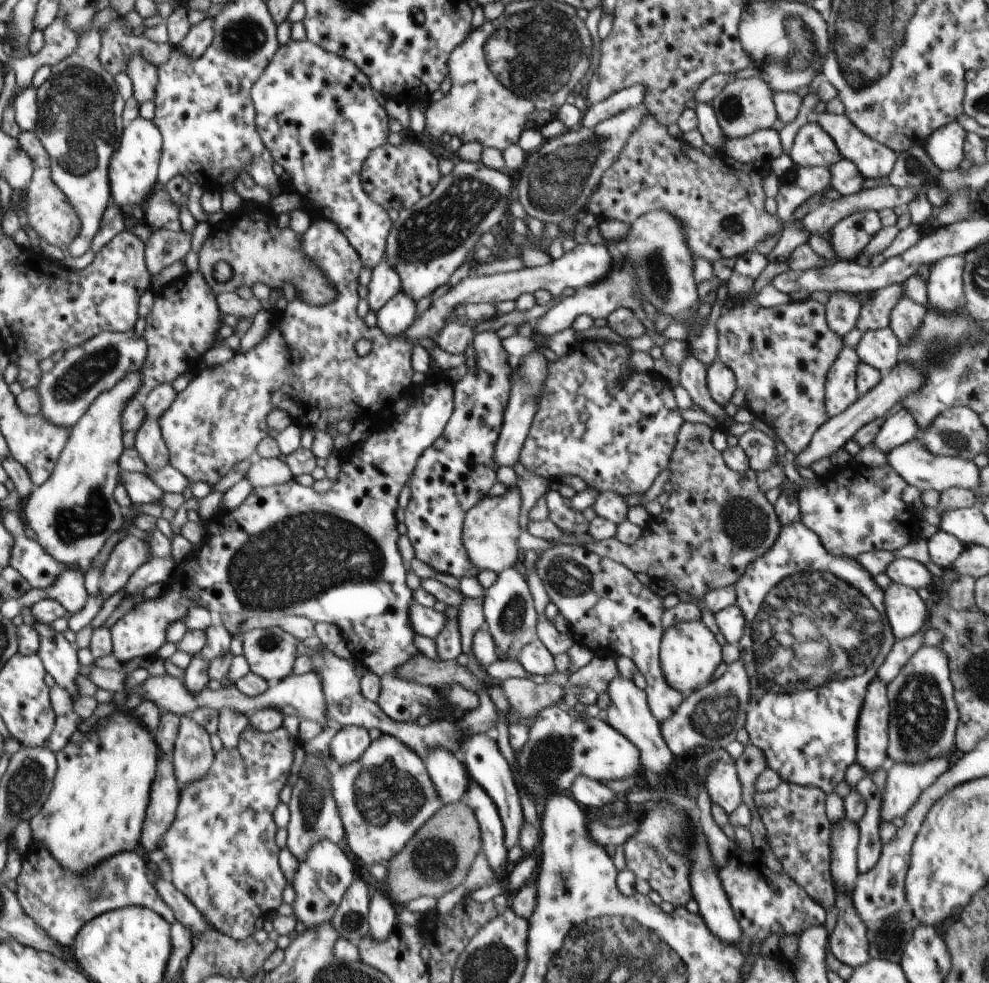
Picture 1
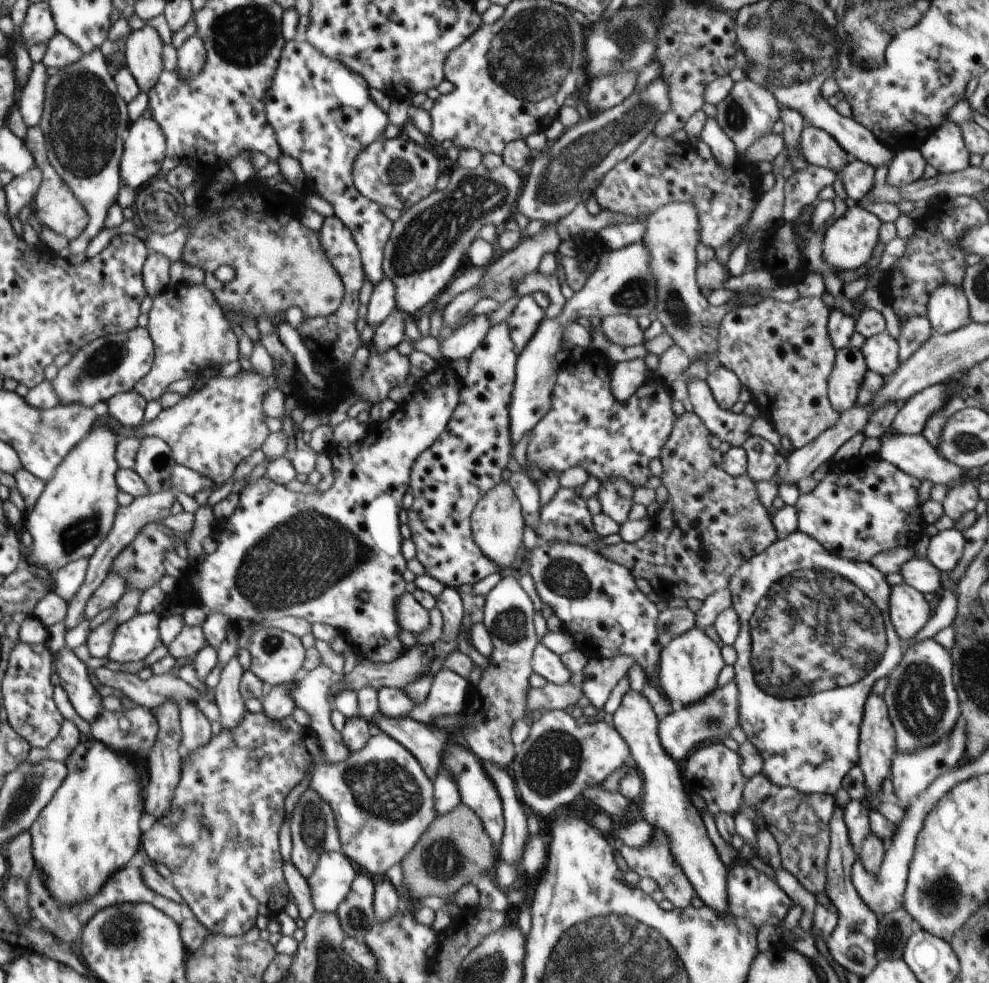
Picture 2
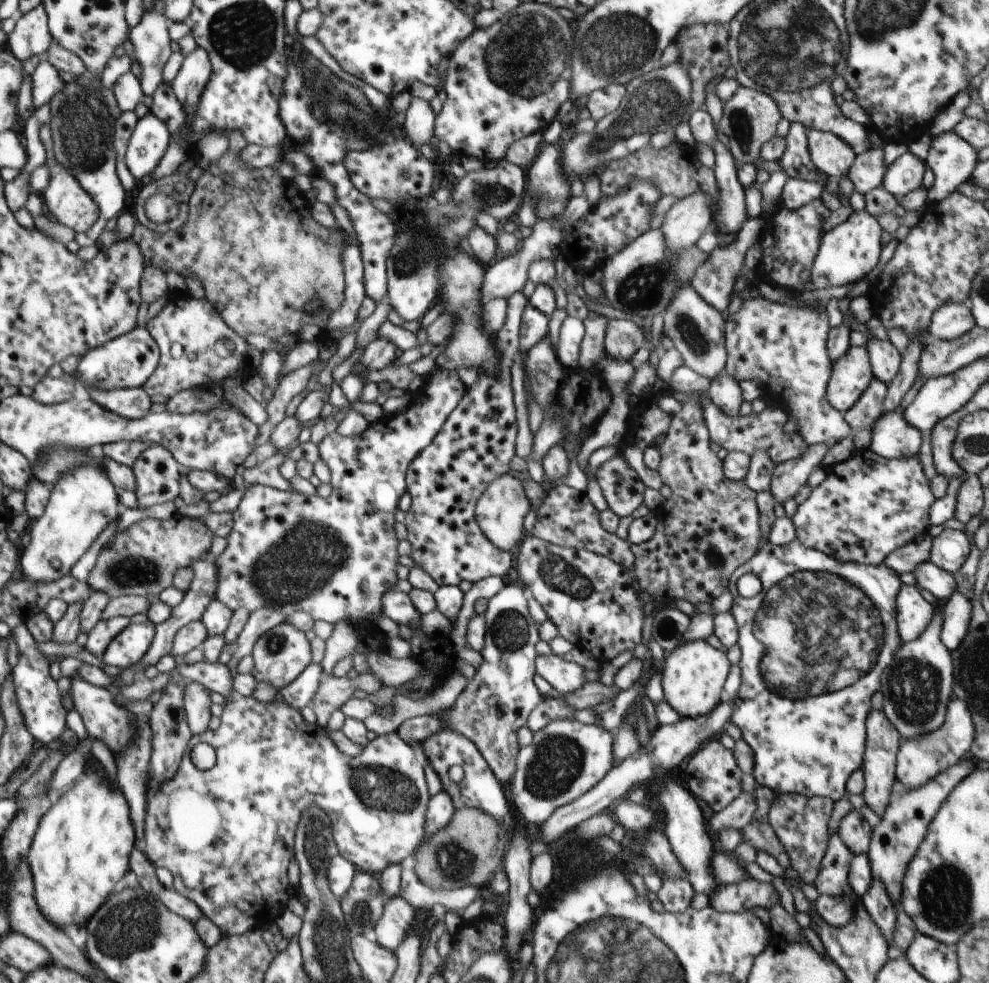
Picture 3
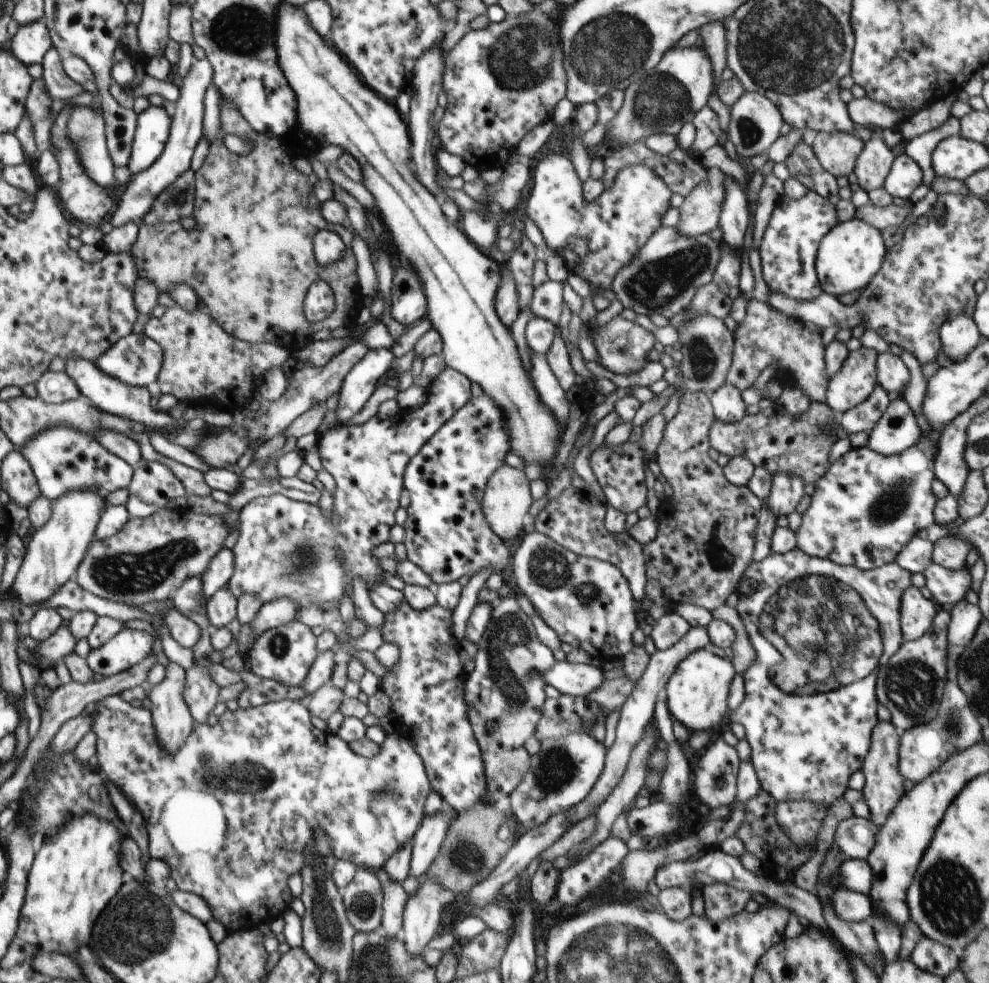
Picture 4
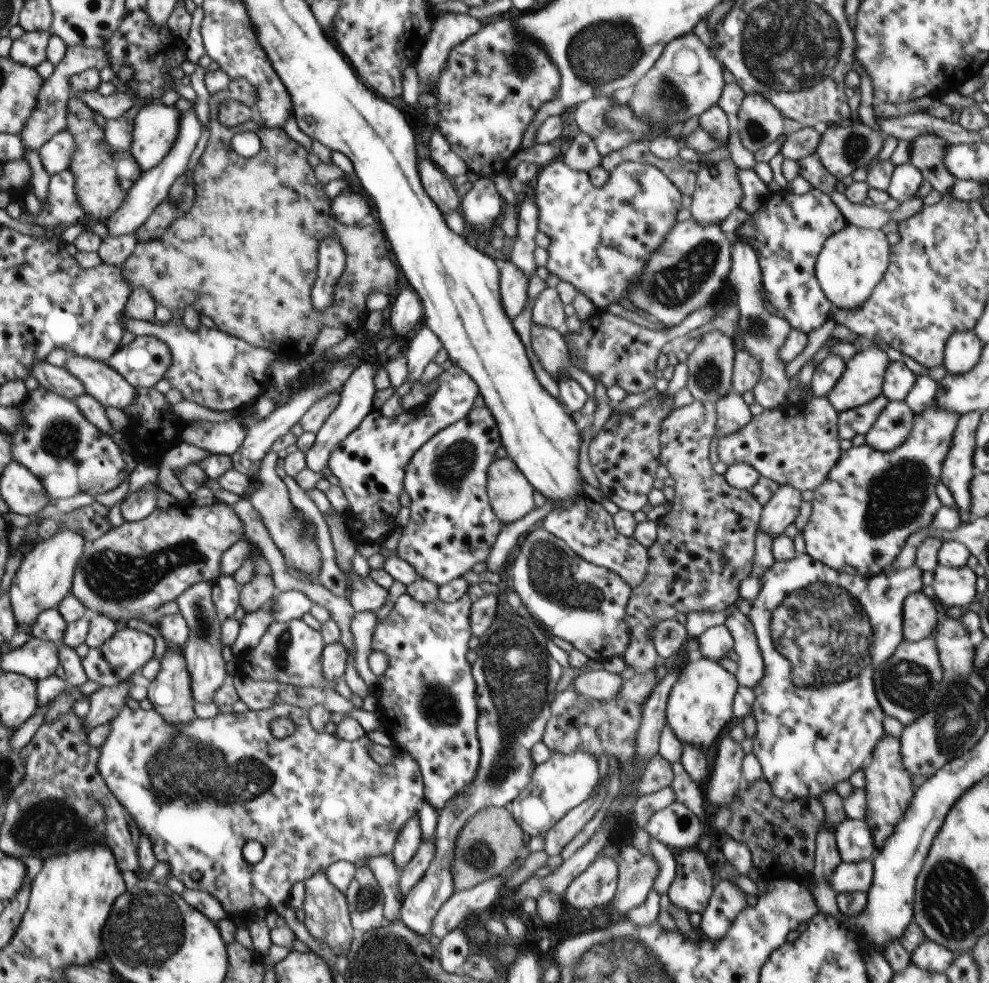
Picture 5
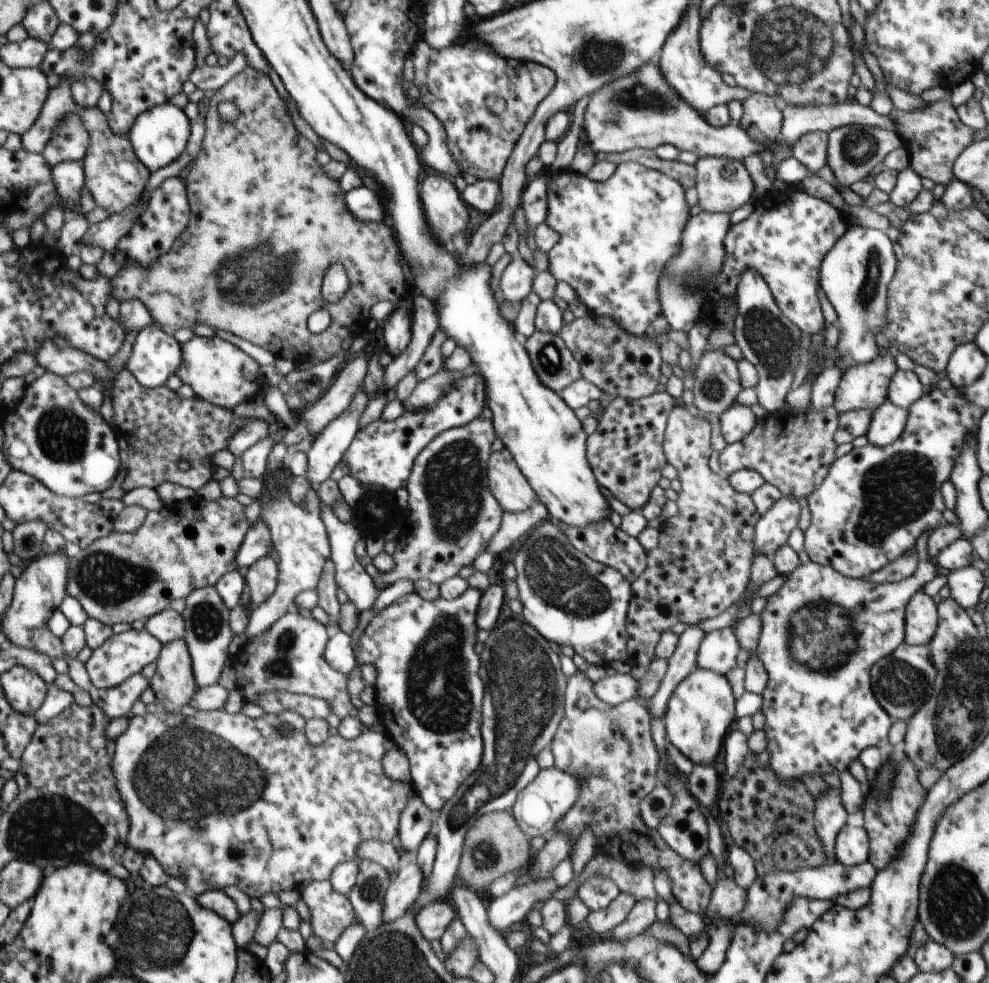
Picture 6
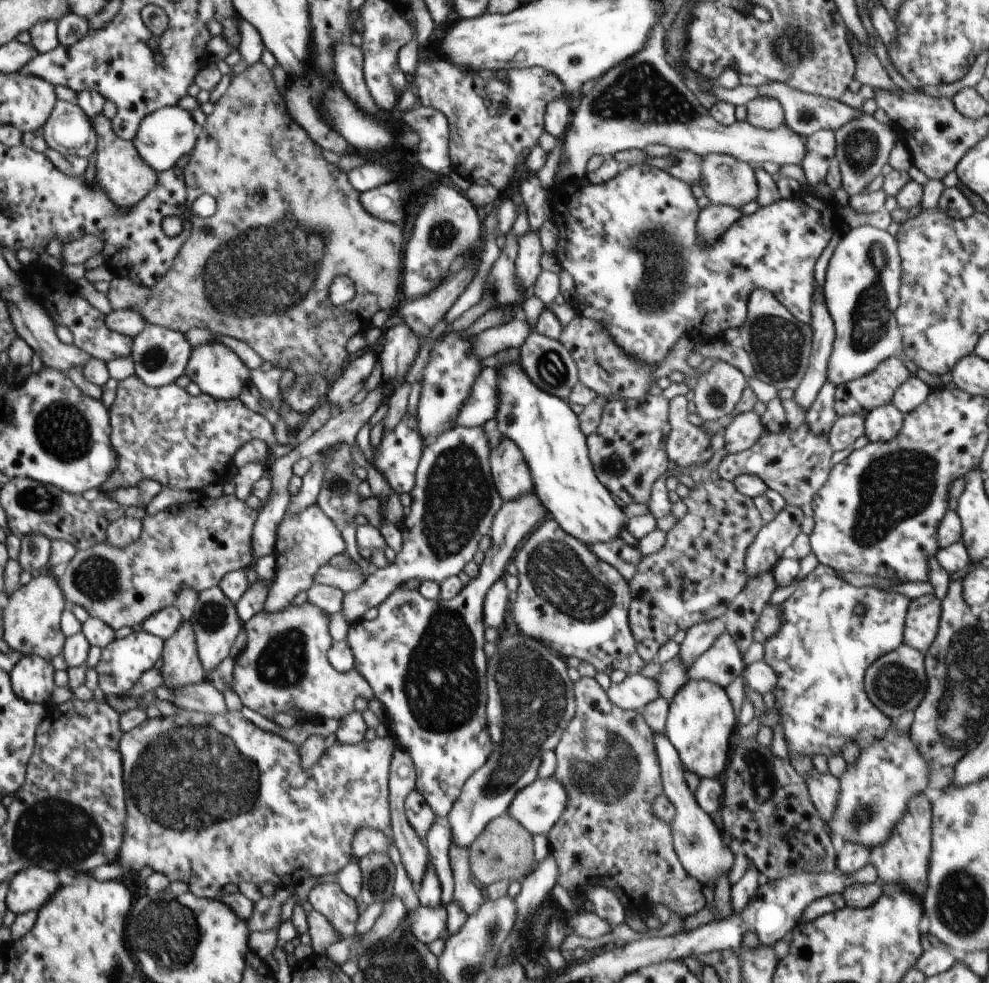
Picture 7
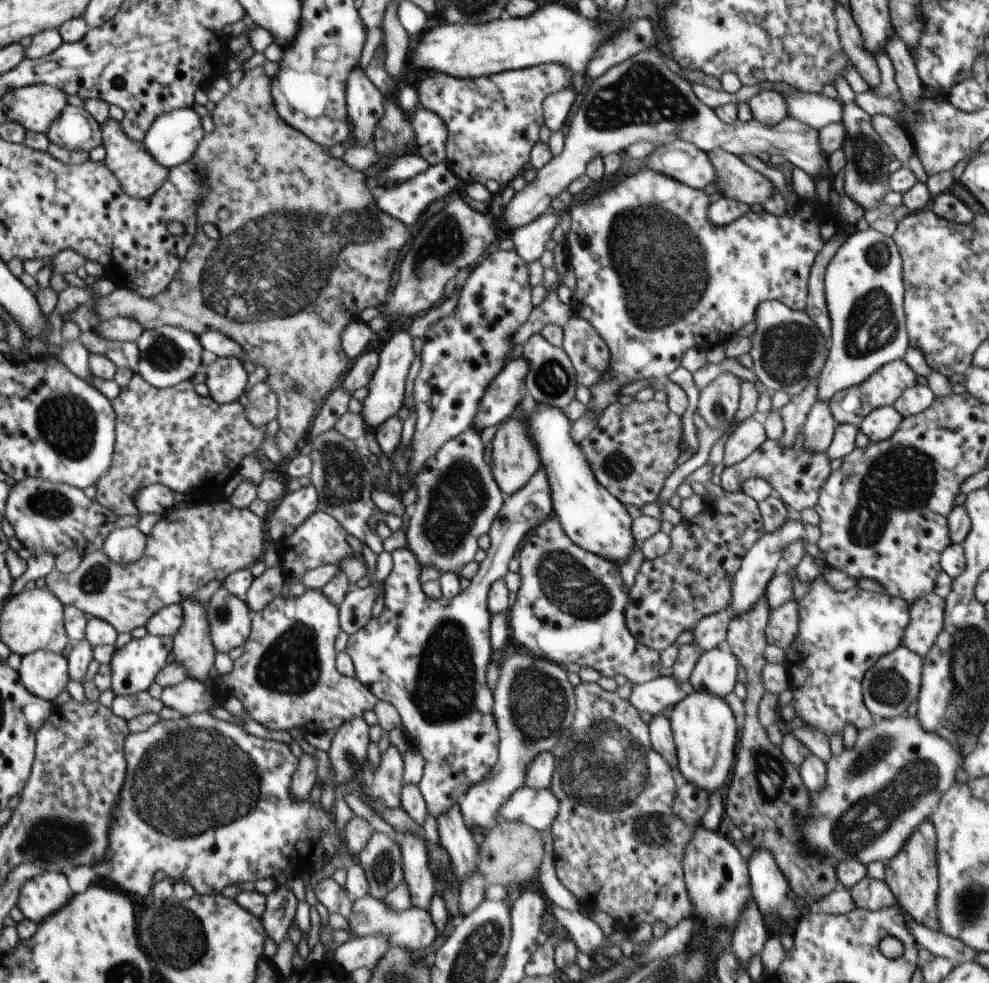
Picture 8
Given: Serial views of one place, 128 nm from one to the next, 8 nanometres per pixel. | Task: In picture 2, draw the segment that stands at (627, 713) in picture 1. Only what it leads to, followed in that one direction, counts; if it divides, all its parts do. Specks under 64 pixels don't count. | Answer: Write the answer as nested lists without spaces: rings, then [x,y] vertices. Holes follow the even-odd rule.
[[[630,689],[613,714],[615,729],[621,734],[630,749],[632,761],[644,776],[644,796],[640,798],[641,814],[655,829],[662,831],[669,842],[669,849],[682,872],[690,881],[705,905],[719,915],[729,912],[727,901],[728,866],[722,863],[712,841],[706,833],[701,812],[692,805],[690,797],[682,787],[677,762],[666,754],[659,739],[659,720],[648,699]]]

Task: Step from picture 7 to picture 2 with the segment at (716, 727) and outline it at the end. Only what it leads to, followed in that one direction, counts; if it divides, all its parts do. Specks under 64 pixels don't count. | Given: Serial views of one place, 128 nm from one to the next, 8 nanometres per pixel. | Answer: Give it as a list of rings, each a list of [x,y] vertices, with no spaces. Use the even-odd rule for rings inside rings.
[[[696,626],[671,639],[662,647],[660,656],[659,686],[666,698],[675,706],[685,707],[702,702],[703,698],[718,688],[718,675],[726,665],[721,648],[704,633],[704,630]]]

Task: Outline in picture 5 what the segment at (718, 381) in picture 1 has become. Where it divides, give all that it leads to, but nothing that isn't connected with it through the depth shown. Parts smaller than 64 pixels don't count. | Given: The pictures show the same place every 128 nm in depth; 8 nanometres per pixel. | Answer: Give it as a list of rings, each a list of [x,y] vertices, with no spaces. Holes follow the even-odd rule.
[[[734,391],[722,397],[714,406],[717,414],[717,430],[722,437],[742,430],[753,417],[749,404]]]

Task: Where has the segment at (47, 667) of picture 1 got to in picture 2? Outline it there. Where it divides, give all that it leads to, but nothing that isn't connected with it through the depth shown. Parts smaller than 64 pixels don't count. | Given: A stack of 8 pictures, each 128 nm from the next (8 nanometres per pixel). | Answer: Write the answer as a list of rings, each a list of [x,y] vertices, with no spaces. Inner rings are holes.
[[[61,646],[54,659],[54,672],[61,678],[62,688],[68,693],[74,710],[92,724],[102,714],[102,696],[96,692],[88,678],[88,670],[80,658],[76,658],[70,648]]]

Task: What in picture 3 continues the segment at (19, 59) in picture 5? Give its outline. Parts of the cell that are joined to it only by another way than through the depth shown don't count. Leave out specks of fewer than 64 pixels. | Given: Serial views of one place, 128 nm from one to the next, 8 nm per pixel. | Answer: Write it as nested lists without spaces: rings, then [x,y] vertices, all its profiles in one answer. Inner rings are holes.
[[[44,5],[21,15],[7,38],[6,47],[23,61],[33,56],[44,56],[53,41]]]

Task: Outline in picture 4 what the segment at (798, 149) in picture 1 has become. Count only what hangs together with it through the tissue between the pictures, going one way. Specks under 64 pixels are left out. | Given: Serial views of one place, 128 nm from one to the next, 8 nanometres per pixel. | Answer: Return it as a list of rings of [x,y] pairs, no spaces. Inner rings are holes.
[[[820,132],[812,142],[812,150],[820,164],[836,178],[850,176],[865,147],[865,141],[855,132]]]

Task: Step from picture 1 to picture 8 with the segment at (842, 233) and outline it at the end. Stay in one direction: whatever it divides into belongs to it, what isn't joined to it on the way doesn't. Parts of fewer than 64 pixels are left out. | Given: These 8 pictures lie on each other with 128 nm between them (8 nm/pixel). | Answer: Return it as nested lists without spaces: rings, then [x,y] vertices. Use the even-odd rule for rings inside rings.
[[[869,228],[861,232],[856,230],[854,234],[850,235],[846,242],[836,251],[836,254],[831,258],[825,270],[825,303],[827,306],[828,316],[831,324],[831,331],[829,332],[828,356],[824,363],[823,369],[817,378],[817,401],[823,403],[830,403],[833,396],[841,390],[846,390],[862,384],[870,375],[875,373],[881,366],[888,364],[896,359],[902,359],[906,348],[909,346],[909,334],[906,328],[906,315],[904,312],[905,286],[903,283],[903,260],[900,256],[897,244],[893,237],[886,236],[877,230]]]

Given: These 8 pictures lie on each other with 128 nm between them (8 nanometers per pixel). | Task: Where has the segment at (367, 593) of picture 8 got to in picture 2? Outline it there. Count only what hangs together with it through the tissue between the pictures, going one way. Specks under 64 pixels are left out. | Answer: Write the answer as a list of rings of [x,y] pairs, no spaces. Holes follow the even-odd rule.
[[[509,322],[492,325],[486,338],[477,346],[469,358],[468,375],[461,380],[459,403],[452,413],[446,428],[438,440],[418,456],[414,462],[409,480],[409,490],[414,496],[412,506],[407,510],[411,539],[416,546],[416,558],[425,572],[445,587],[458,589],[462,584],[474,584],[494,573],[500,573],[501,566],[491,561],[474,542],[471,529],[471,514],[486,491],[502,480],[502,472],[513,451],[509,408],[515,383],[515,364],[518,352],[511,339]]]

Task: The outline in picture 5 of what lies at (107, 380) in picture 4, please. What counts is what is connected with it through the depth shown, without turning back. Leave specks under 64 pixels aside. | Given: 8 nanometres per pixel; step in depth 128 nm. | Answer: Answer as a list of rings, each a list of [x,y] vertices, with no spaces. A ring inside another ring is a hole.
[[[68,354],[63,366],[85,386],[85,392],[112,408],[126,408],[136,398],[137,389],[108,363]]]

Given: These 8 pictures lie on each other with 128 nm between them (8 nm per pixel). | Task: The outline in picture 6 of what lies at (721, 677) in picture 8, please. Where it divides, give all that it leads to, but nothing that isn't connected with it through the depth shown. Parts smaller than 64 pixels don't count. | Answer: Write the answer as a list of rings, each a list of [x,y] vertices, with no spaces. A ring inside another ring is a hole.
[[[730,627],[706,633],[697,652],[696,668],[706,669],[719,675],[736,667],[736,654],[740,650],[734,630]]]

